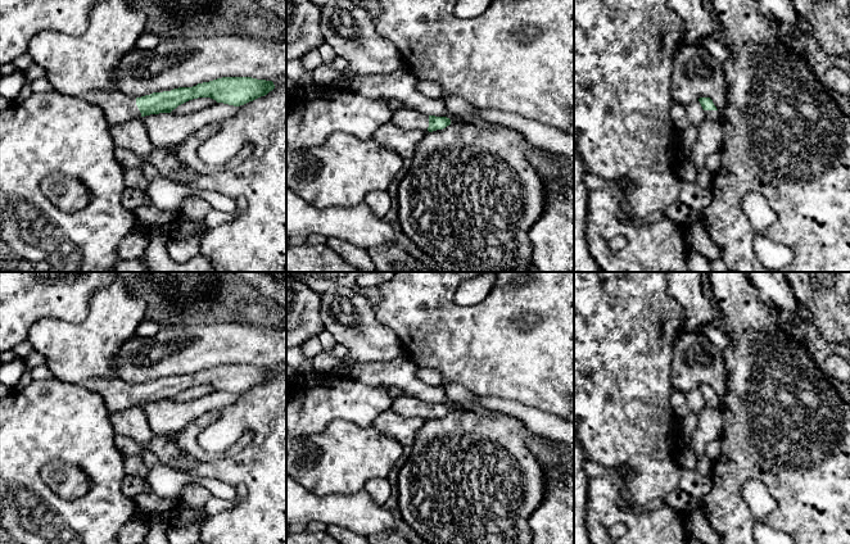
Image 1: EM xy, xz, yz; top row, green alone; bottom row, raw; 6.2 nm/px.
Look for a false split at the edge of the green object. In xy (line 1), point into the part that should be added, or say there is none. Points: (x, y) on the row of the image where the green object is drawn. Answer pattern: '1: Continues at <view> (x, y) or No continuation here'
1: Continues at xy (84, 66)

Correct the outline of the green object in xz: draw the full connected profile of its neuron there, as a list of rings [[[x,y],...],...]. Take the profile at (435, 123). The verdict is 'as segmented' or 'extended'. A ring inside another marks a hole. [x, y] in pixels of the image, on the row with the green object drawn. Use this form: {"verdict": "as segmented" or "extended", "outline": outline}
{"verdict": "extended", "outline": [[[402,108],[393,113],[390,124],[401,130],[426,130],[429,132],[443,130],[451,124],[451,119],[447,117],[426,115],[417,112],[415,108]]]}

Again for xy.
{"verdict": "extended", "outline": [[[103,0],[90,10],[89,27],[80,36],[63,32],[42,31],[28,45],[27,53],[45,71],[53,91],[83,99],[105,113],[108,127],[130,119],[159,113],[171,113],[178,105],[198,98],[211,98],[217,103],[234,106],[244,105],[275,89],[272,81],[252,77],[222,77],[193,87],[178,87],[171,91],[153,92],[141,98],[131,98],[117,90],[114,71],[126,53],[132,50],[146,24],[145,14],[130,6],[127,0]]]}

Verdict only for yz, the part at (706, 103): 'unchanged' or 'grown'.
grown

